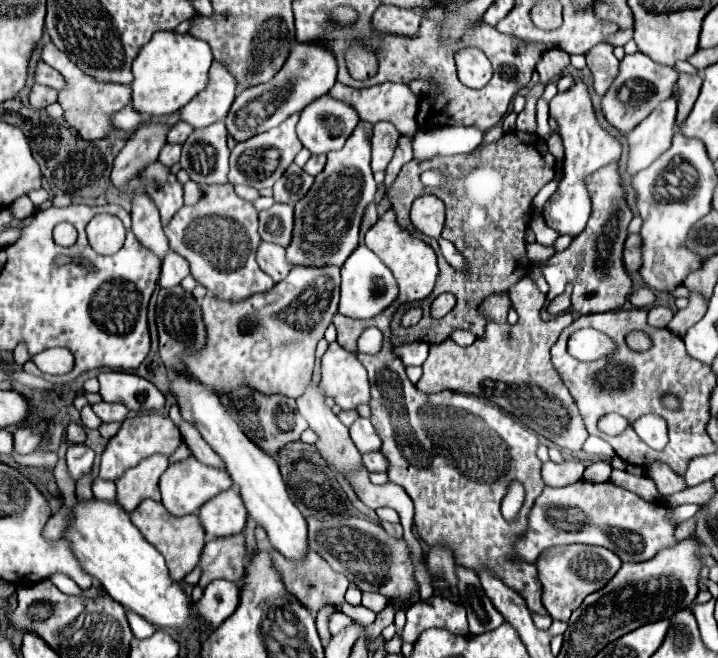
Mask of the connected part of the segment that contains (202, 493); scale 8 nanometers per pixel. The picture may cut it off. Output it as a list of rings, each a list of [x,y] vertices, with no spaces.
[[[188,456],[184,460],[172,462],[168,470],[160,476],[160,492],[162,492],[162,504],[172,516],[186,516],[200,510],[204,502],[208,502],[212,496],[224,492],[232,486],[232,480],[226,470],[212,468],[202,462],[198,462],[194,456]]]

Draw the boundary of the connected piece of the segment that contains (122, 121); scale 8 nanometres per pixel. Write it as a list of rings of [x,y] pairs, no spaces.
[[[126,106],[126,108],[122,108],[122,112],[114,114],[114,128],[116,130],[134,130],[136,126],[142,124],[142,120],[144,120],[144,116],[138,110]]]

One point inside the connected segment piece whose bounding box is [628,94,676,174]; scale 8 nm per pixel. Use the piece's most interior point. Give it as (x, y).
(651, 137)

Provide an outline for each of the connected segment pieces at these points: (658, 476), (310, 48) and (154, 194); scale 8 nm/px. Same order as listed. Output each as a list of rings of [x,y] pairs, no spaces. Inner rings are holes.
[[[650,464],[650,468],[646,468],[646,476],[654,480],[660,495],[661,492],[678,492],[686,488],[684,478],[666,468],[666,464]]]
[[[318,42],[294,44],[288,60],[284,62],[280,72],[272,80],[258,84],[258,86],[250,86],[250,88],[242,90],[240,96],[236,96],[232,108],[226,116],[228,134],[236,142],[242,142],[258,132],[266,132],[266,130],[278,126],[288,116],[302,112],[302,108],[306,104],[310,104],[310,100],[316,100],[318,96],[328,94],[336,82],[336,74],[338,74],[338,62],[336,62],[334,52],[328,46],[318,44]]]
[[[162,162],[148,164],[138,176],[144,192],[154,200],[162,226],[168,226],[172,216],[182,208],[182,184]]]

